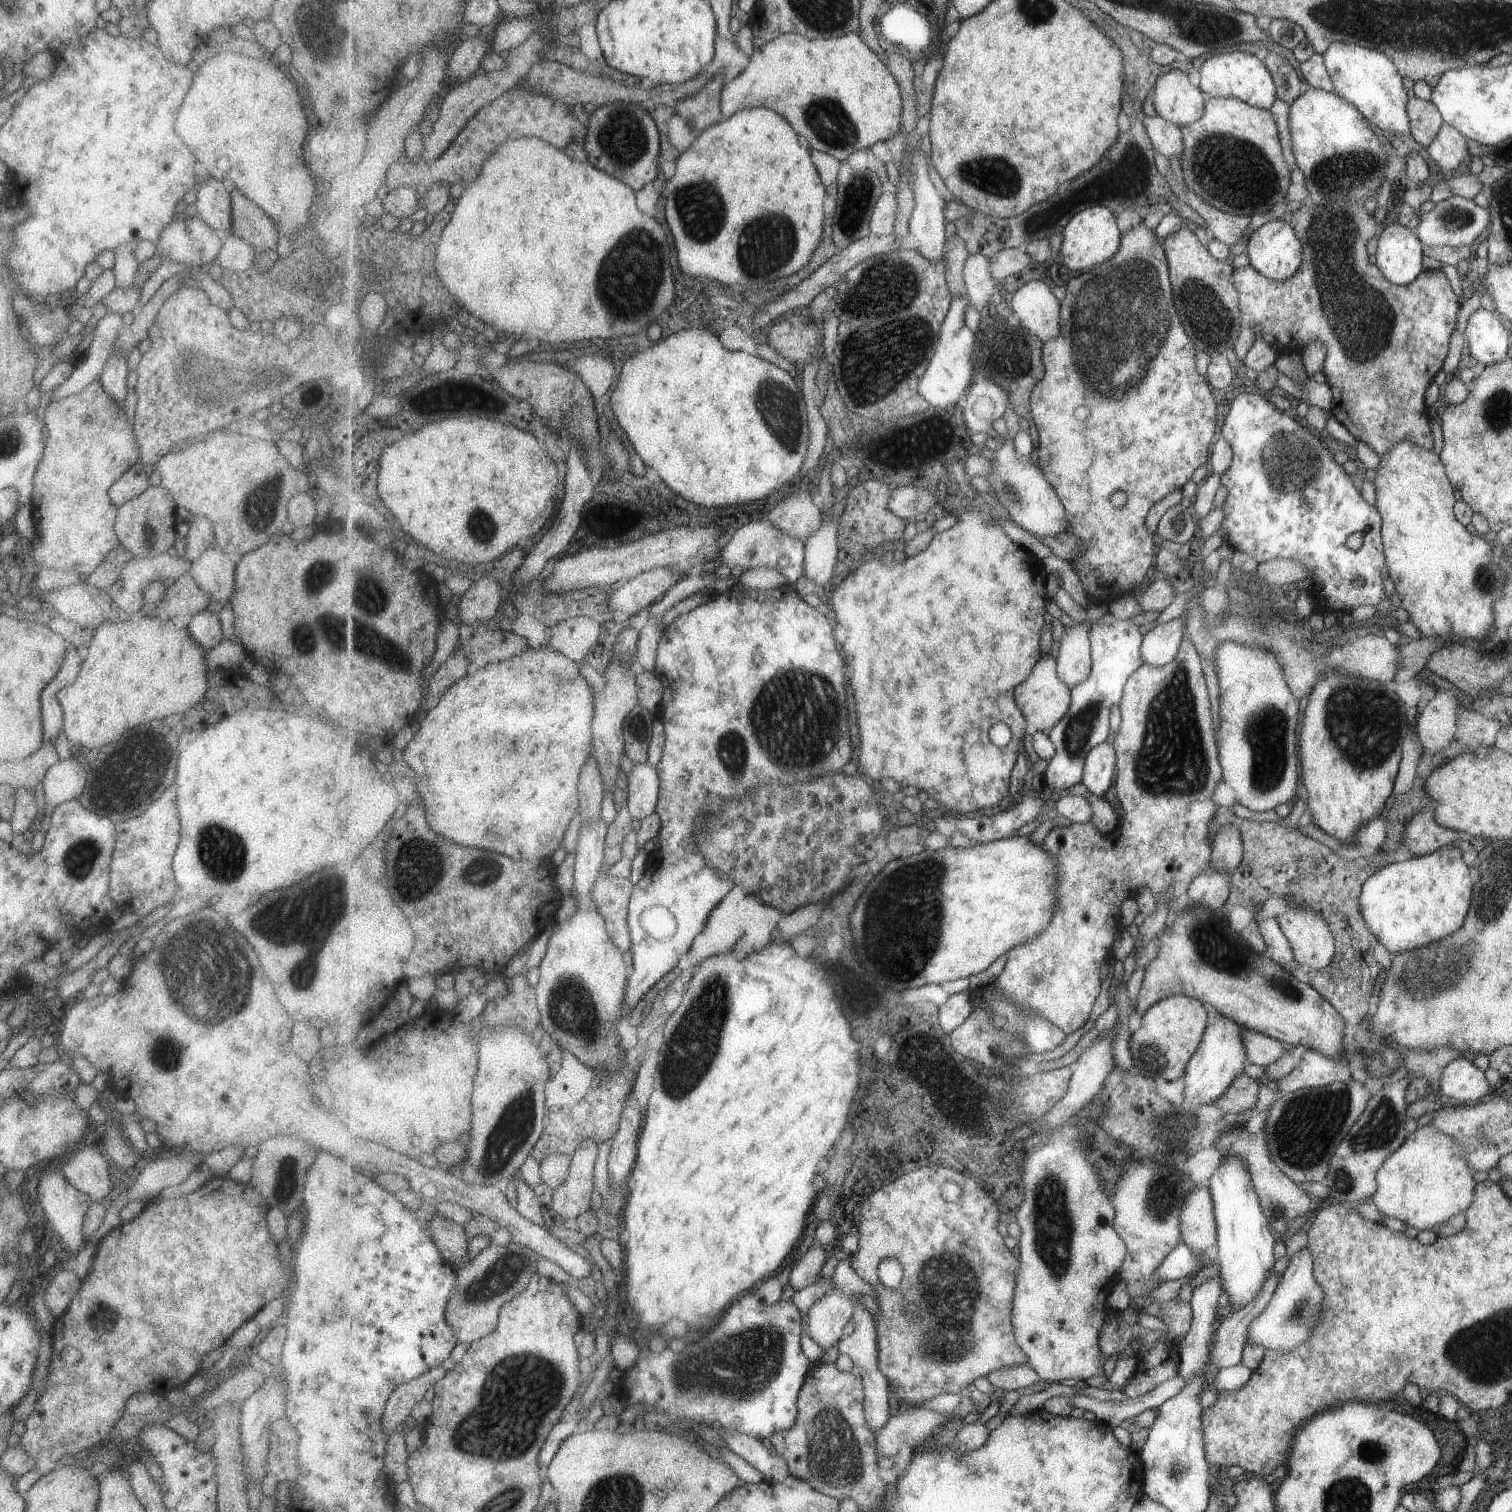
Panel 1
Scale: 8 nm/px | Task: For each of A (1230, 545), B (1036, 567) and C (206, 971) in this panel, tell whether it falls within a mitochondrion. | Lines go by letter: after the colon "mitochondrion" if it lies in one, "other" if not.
A: other
B: other
C: mitochondrion

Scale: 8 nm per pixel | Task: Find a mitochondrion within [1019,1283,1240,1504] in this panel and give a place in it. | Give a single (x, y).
(1178, 1470)

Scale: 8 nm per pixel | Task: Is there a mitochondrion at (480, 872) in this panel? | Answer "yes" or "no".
yes

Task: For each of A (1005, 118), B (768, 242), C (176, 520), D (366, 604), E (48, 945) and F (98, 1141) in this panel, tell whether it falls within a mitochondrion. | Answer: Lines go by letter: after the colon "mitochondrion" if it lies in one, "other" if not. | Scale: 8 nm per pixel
A: other
B: mitochondrion
C: other
D: mitochondrion
E: other
F: other

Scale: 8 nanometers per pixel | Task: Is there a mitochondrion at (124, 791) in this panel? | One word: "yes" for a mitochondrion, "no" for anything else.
yes

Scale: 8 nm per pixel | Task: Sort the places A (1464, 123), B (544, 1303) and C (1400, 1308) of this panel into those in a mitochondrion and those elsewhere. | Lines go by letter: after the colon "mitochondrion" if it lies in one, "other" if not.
A: other
B: other
C: other

